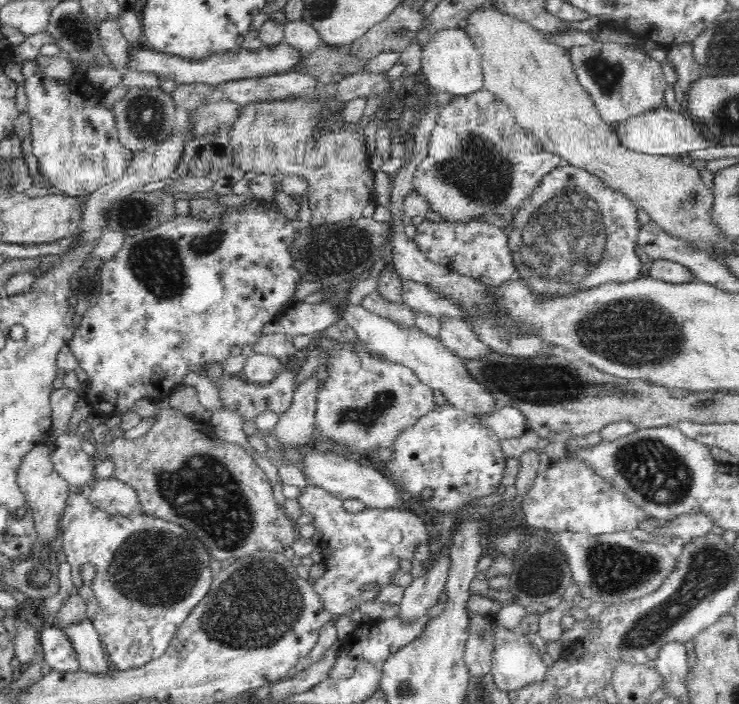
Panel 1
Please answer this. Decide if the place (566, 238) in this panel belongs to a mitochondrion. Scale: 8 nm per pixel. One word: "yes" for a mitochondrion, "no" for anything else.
yes

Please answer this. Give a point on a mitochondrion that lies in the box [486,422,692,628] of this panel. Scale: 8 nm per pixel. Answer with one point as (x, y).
(613, 569)

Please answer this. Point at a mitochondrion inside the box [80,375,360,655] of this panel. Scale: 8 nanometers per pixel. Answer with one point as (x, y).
(264, 602)

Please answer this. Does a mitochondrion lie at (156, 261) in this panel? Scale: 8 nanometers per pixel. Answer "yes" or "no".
yes

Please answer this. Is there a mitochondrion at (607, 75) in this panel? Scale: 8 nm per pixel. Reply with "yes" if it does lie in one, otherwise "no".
yes

